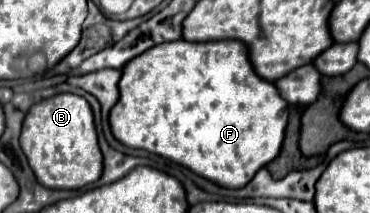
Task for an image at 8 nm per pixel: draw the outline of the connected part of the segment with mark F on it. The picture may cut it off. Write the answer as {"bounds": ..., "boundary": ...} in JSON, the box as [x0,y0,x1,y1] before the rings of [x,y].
{"bounds":[109,39,287,189],"boundary":[[[179,39],[179,41],[171,41],[171,43],[163,43],[163,45],[157,45],[153,47],[151,51],[145,51],[141,55],[137,55],[137,59],[131,59],[125,67],[123,67],[123,77],[119,81],[119,101],[115,103],[113,111],[109,113],[109,123],[111,123],[111,131],[115,135],[117,141],[121,141],[123,145],[127,147],[133,147],[133,149],[145,149],[149,153],[157,153],[165,159],[171,159],[191,171],[195,171],[197,175],[221,185],[221,187],[229,187],[229,189],[239,189],[239,187],[245,187],[253,175],[265,167],[267,163],[271,163],[277,155],[279,155],[279,149],[281,149],[281,143],[283,143],[283,133],[285,133],[285,127],[287,127],[287,103],[285,99],[281,97],[281,93],[277,91],[275,83],[271,81],[265,81],[261,79],[251,61],[249,61],[249,49],[245,49],[243,43],[239,41],[207,41],[207,43],[191,43],[191,41],[185,41],[185,39]]]}

